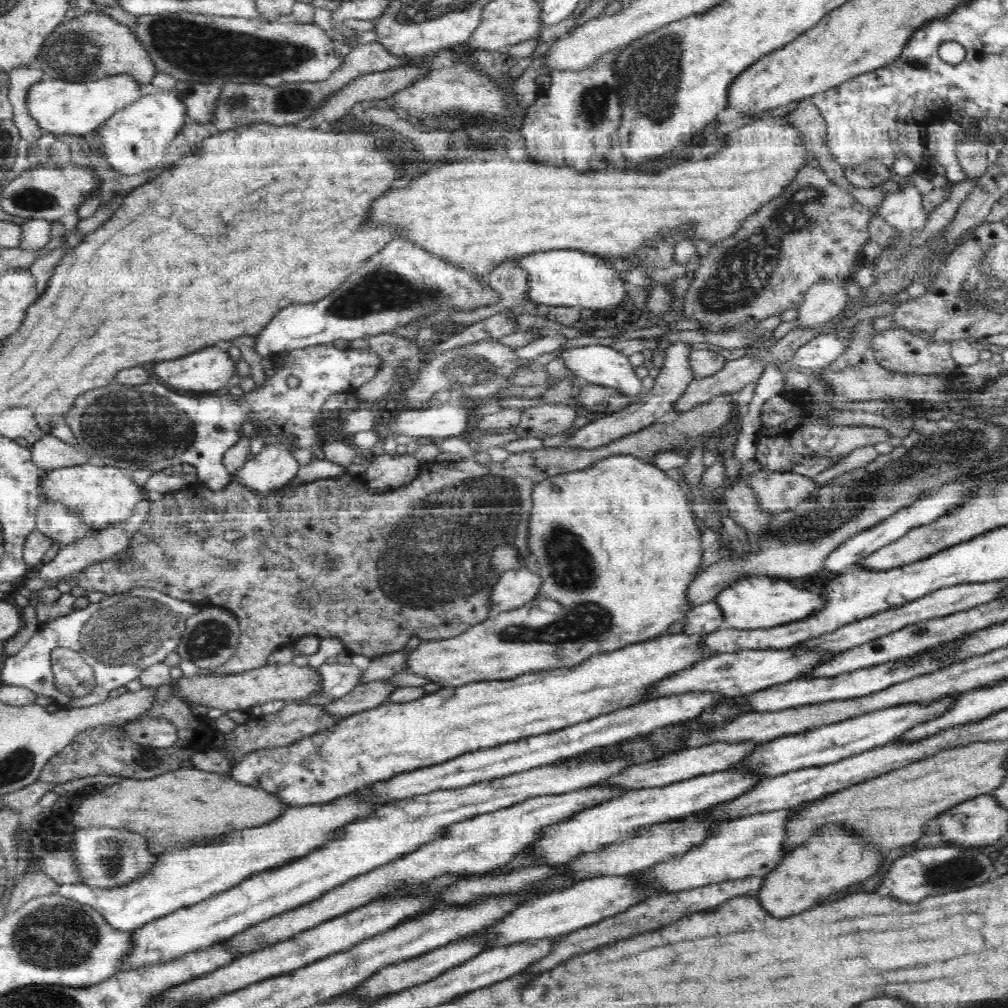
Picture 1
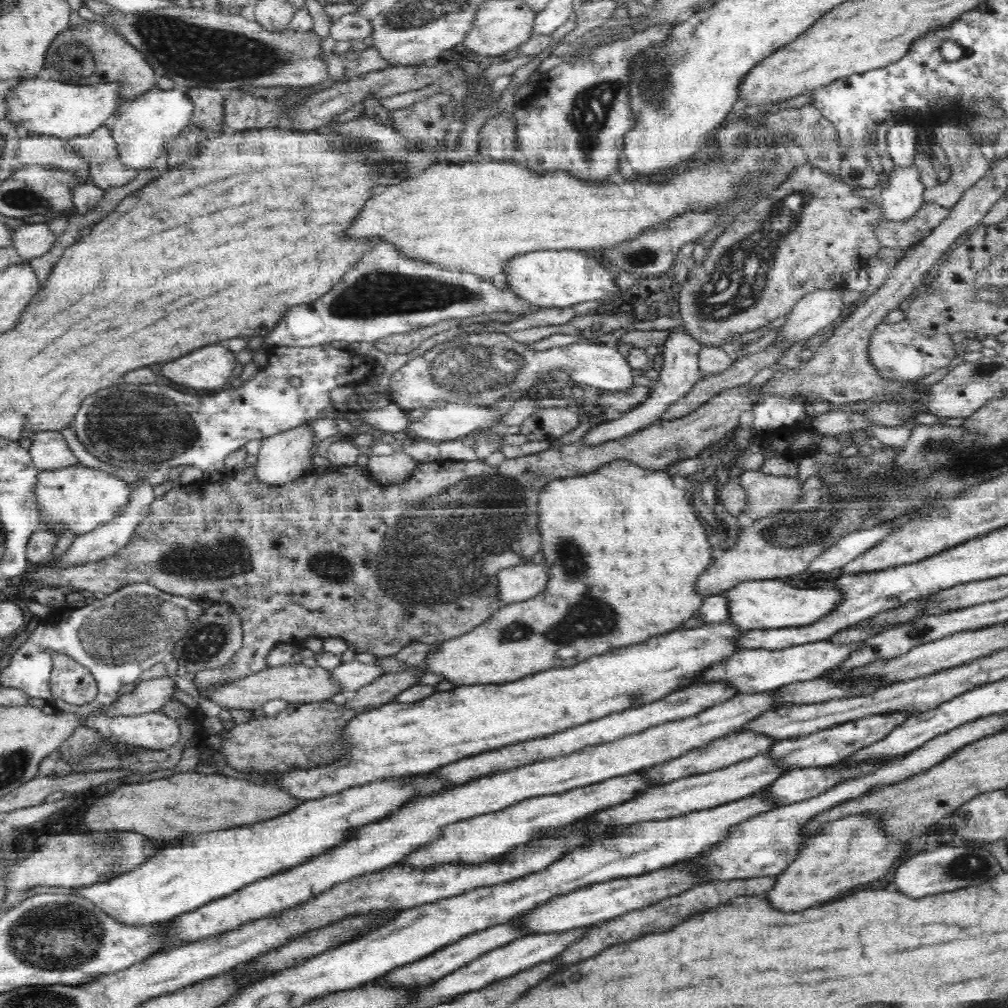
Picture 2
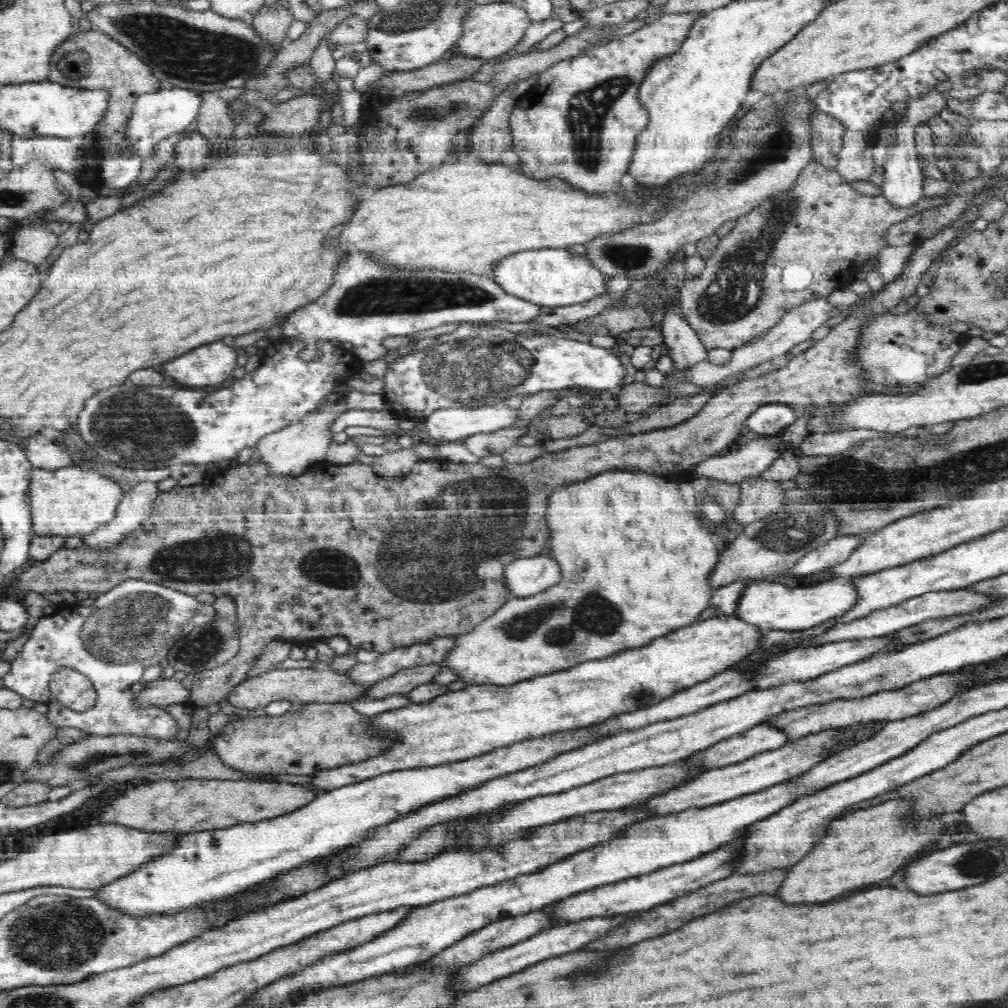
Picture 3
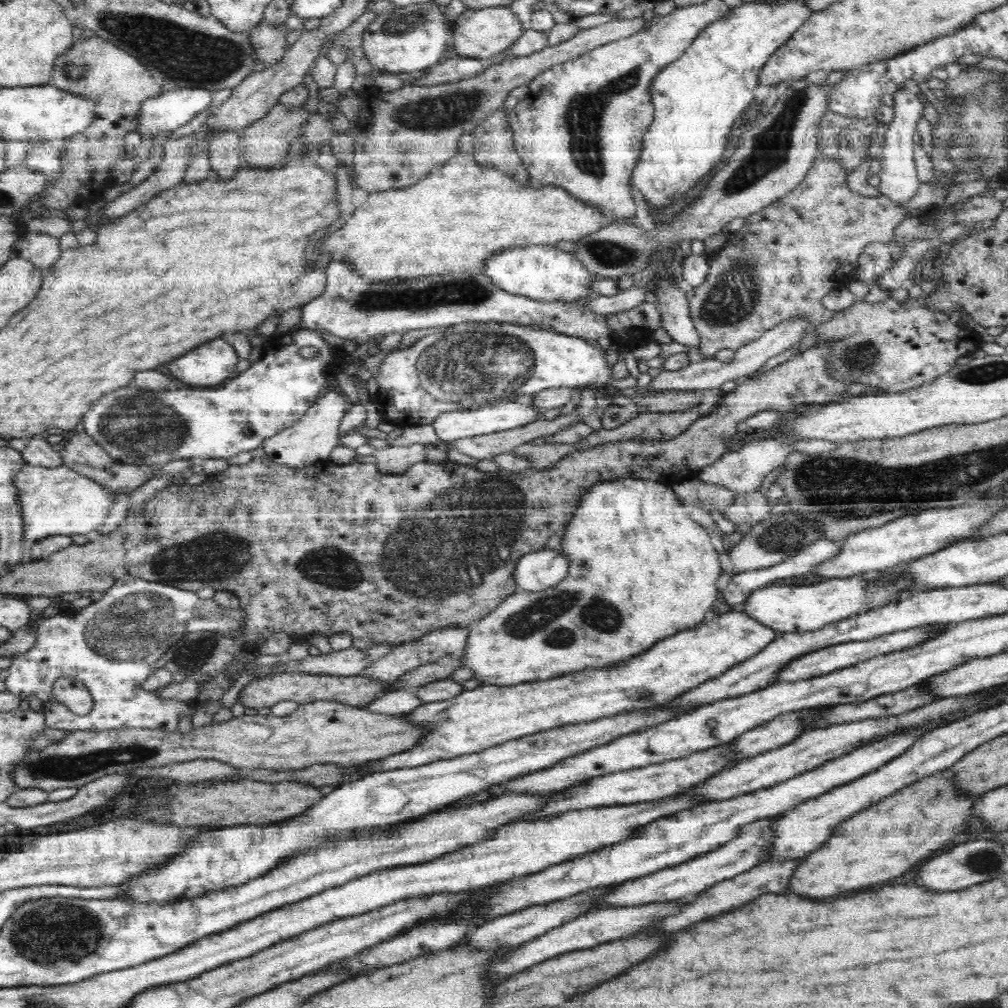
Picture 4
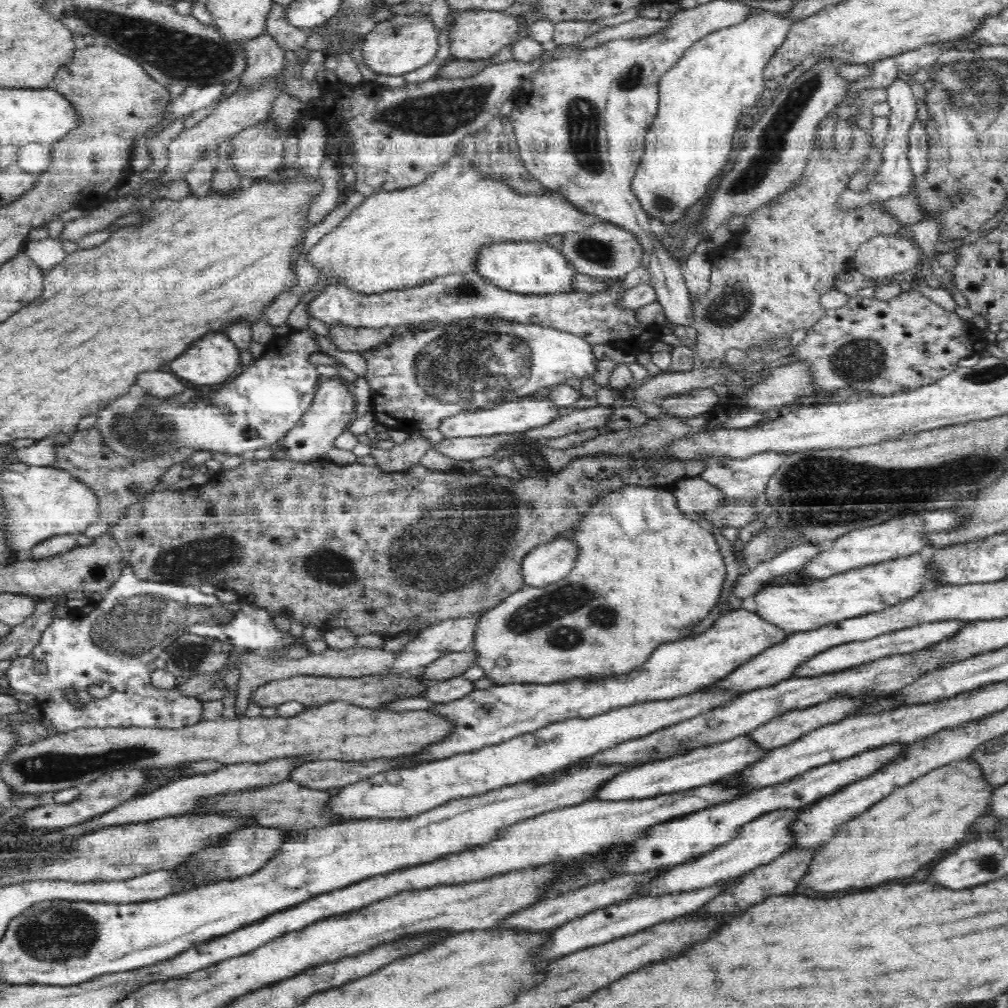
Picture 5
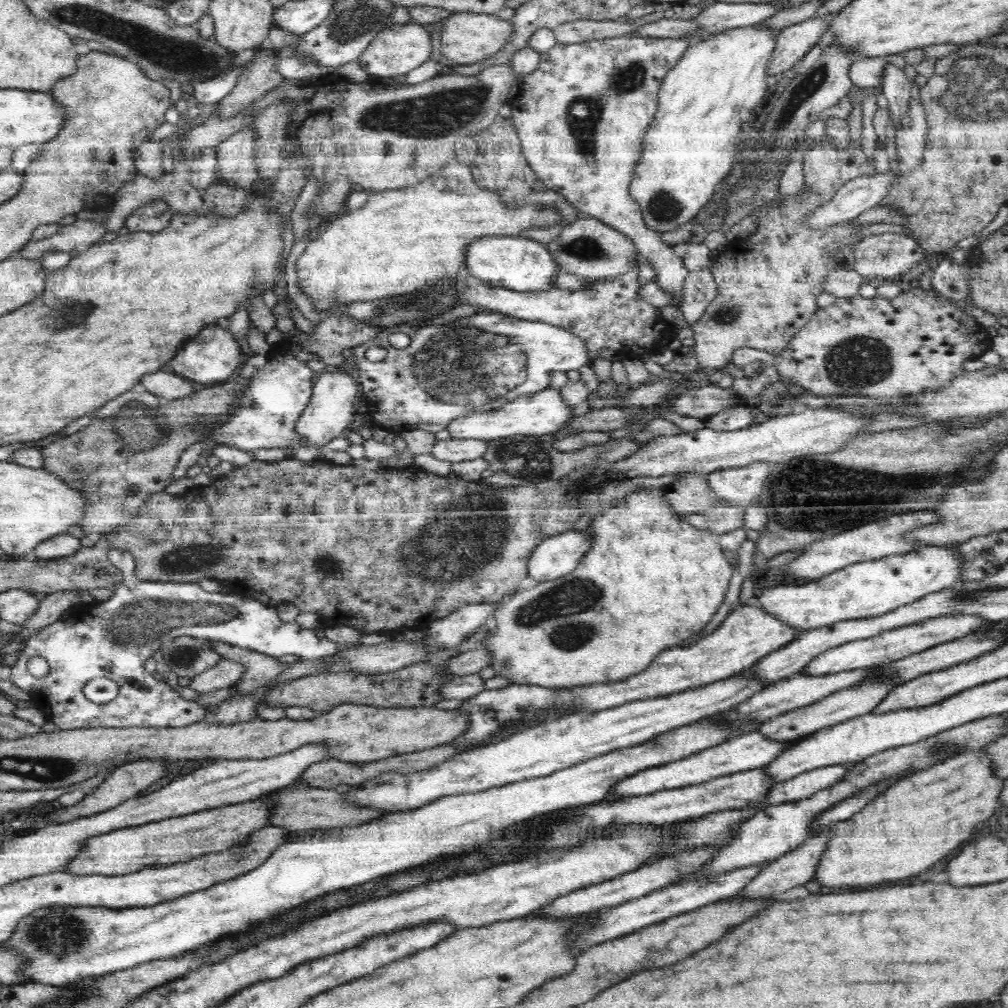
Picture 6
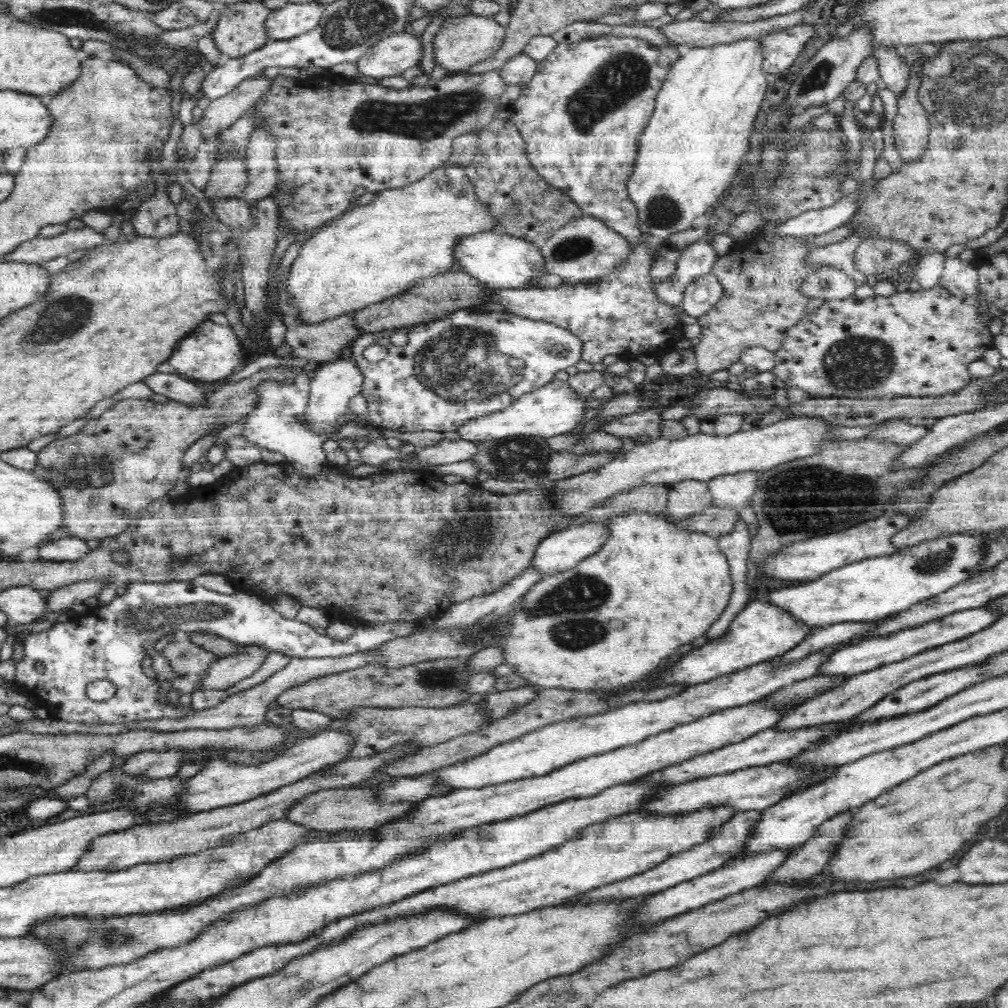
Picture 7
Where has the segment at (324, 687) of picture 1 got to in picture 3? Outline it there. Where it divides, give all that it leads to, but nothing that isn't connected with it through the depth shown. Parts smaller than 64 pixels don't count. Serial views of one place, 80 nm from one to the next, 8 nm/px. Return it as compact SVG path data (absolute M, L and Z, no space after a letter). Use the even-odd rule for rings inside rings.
M440 636L432 642L416 643L410 646L402 646L380 655L375 661L369 663L358 662L355 667L348 669L345 675L354 684L368 684L373 685L379 683L380 680L391 677L392 674L399 673L401 670L409 669L415 666L429 665L432 663L439 663L454 646L459 636Z

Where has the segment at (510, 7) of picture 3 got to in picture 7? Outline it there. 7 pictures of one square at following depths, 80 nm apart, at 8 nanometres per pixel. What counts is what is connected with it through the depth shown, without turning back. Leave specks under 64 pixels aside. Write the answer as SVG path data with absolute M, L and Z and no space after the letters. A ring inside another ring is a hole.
M464 15L446 19L434 37L434 56L436 62L442 64L446 70L458 72L469 69L477 62L485 61L498 52L502 40L506 36L505 26L493 19L478 15Z

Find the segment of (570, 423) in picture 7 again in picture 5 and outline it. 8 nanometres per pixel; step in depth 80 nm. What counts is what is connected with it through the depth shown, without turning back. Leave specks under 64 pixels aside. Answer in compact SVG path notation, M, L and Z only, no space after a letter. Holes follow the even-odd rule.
M547 397L542 398L514 398L507 399L503 403L494 404L492 408L486 406L482 409L469 411L461 408L461 411L452 417L446 417L440 424L440 434L445 439L460 437L492 437L496 435L504 435L506 433L524 432L532 430L556 420L558 418L557 404Z

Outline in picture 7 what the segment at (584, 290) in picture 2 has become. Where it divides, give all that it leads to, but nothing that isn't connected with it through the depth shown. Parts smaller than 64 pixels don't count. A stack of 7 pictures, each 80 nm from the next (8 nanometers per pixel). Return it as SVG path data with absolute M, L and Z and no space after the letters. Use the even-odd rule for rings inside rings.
M494 231L462 235L453 247L457 269L466 271L484 285L496 289L530 288L532 280L545 273L539 246L529 240Z

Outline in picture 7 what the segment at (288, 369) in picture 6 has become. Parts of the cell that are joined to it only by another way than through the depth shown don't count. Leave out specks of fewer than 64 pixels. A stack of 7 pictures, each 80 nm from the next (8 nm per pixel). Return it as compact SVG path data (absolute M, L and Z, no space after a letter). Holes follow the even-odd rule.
M301 370L297 380L292 385L277 384L277 382L264 382L259 387L261 404L256 406L250 414L246 415L242 438L248 444L256 444L261 448L281 452L286 456L287 462L293 465L303 476L304 481L313 481L324 469L328 468L327 454L322 449L322 444L328 440L338 438L355 438L362 440L367 437L368 442L375 442L370 437L366 427L356 425L356 422L338 424L332 434L318 434L305 424L305 414L308 410L310 378Z

